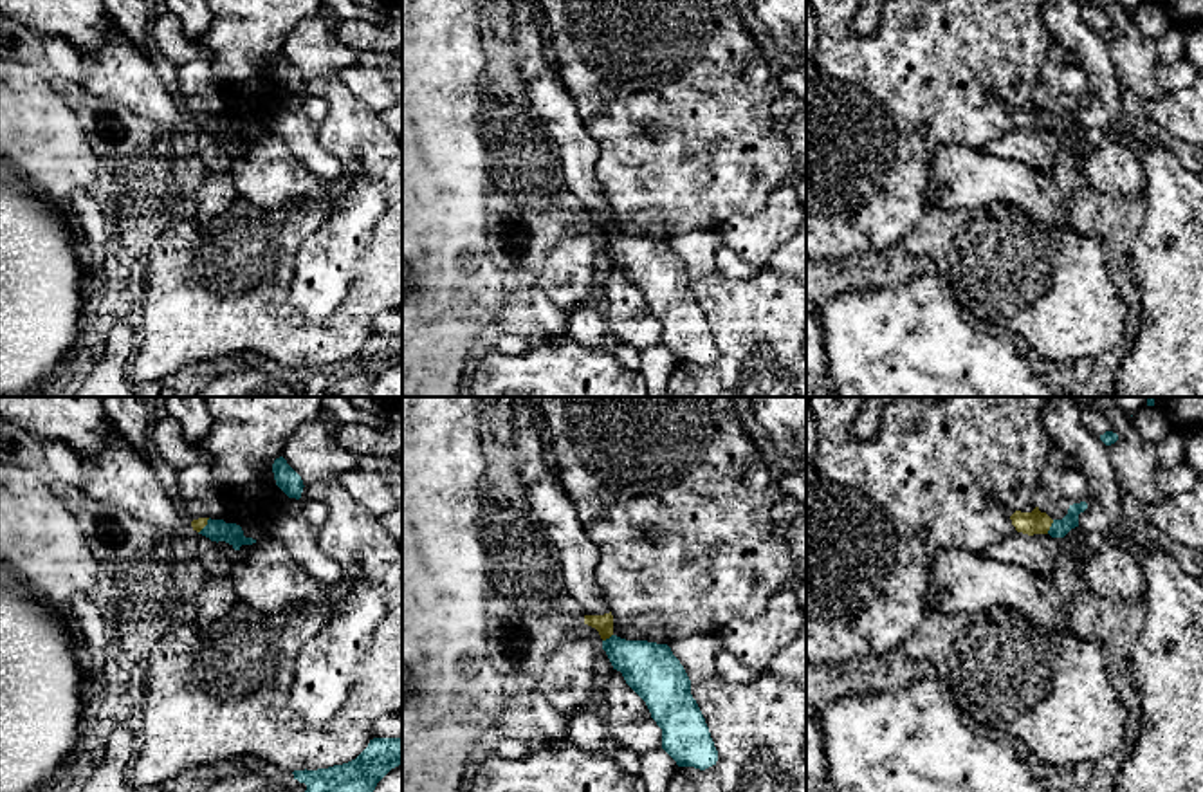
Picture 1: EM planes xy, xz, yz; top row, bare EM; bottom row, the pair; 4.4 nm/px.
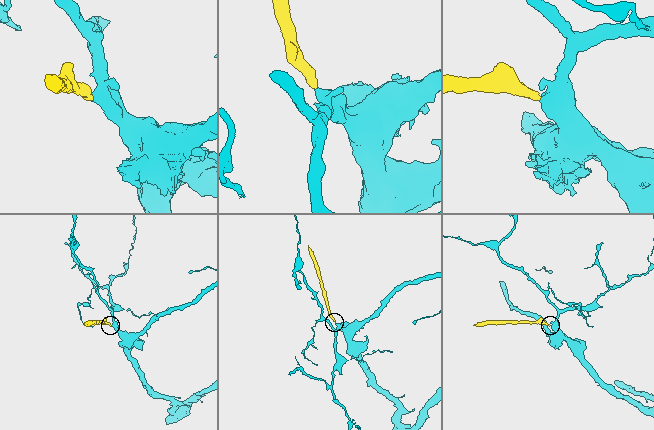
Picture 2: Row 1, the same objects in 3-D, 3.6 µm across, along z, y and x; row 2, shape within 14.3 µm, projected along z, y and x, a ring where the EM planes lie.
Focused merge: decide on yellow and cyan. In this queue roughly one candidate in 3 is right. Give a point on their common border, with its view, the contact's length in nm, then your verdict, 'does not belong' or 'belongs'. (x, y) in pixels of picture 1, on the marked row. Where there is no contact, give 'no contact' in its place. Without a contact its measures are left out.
meets yellow in yz at (1050, 525); contact 70 nm long; belongs

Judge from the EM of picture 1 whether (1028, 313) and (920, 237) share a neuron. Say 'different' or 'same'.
same

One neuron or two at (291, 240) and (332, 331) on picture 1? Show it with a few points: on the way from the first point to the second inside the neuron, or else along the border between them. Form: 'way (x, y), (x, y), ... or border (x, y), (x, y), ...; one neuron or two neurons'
way (280, 269), (280, 307), (303, 331); one neuron

